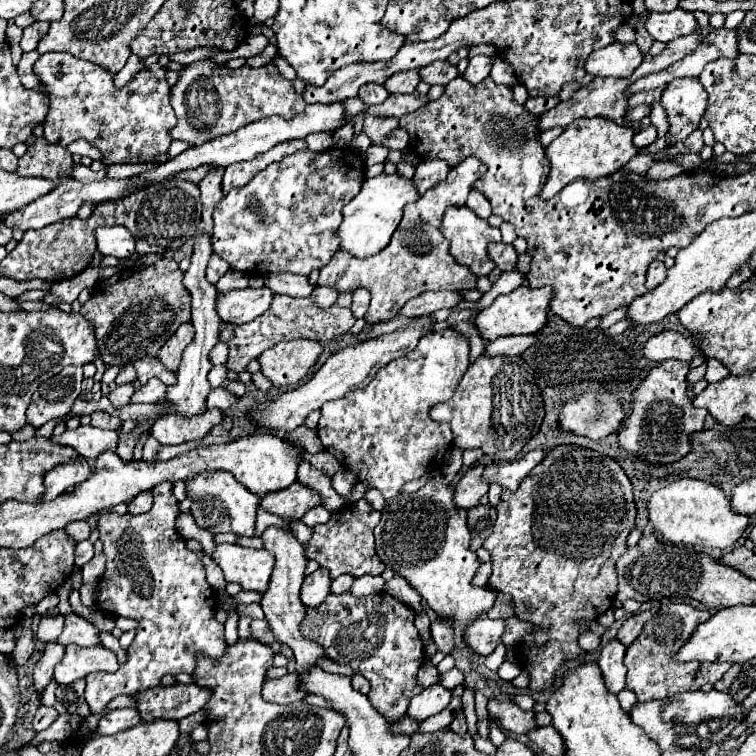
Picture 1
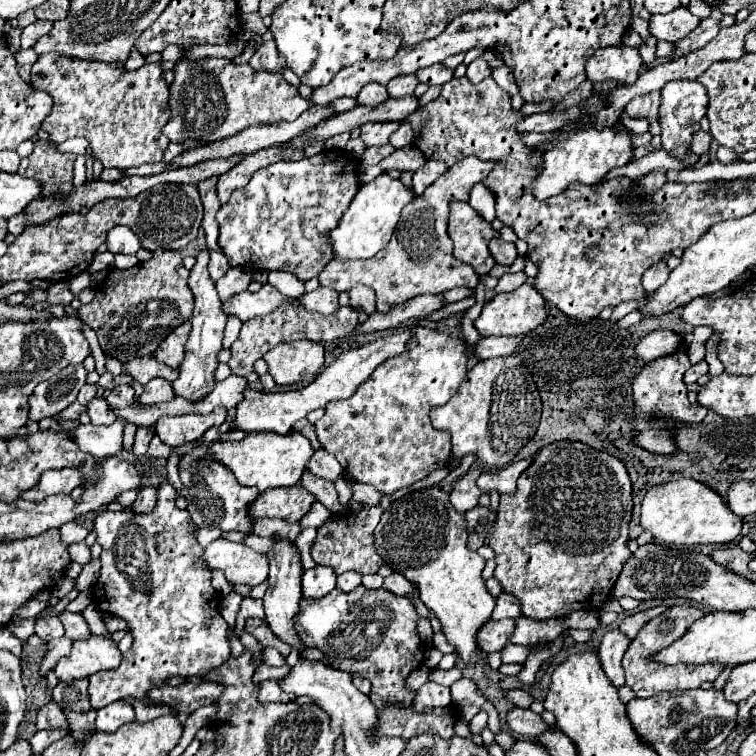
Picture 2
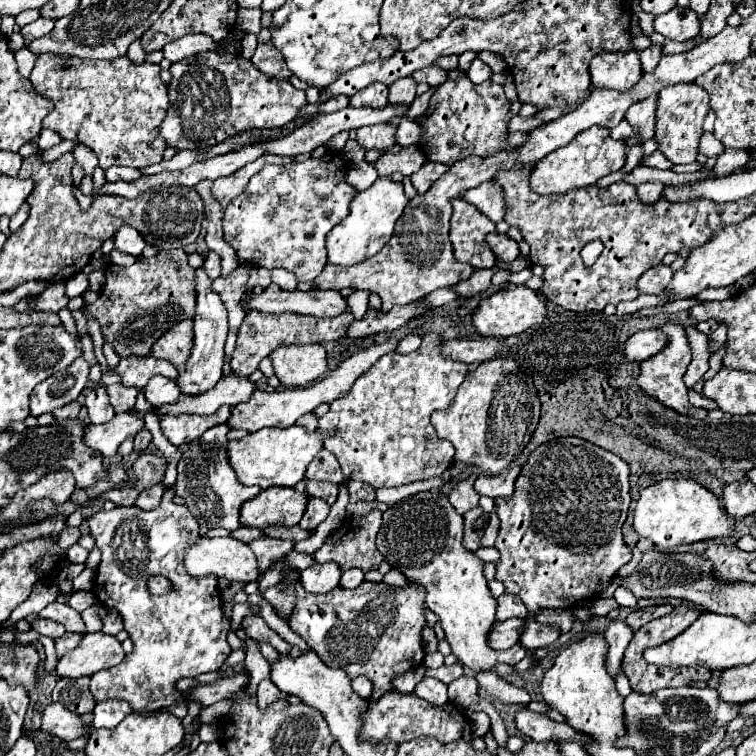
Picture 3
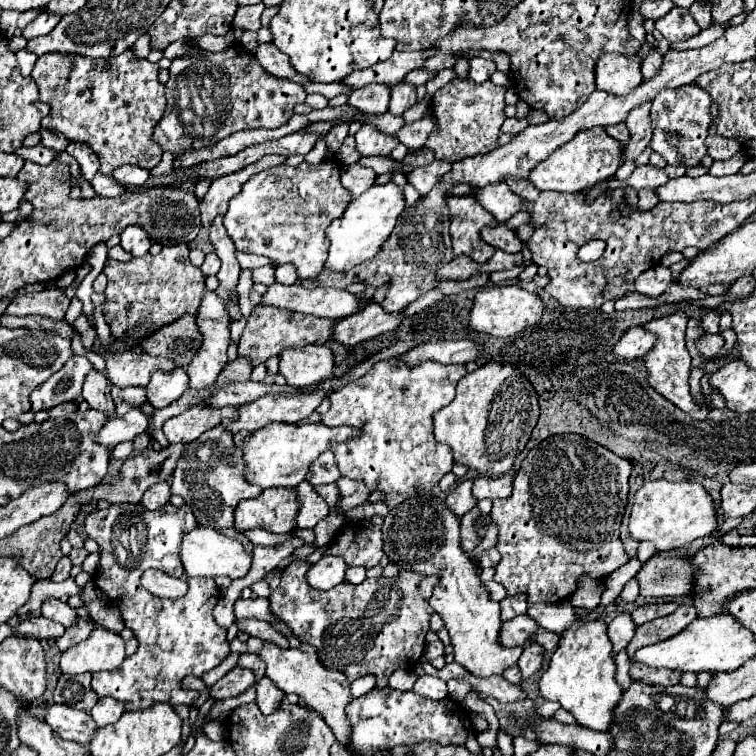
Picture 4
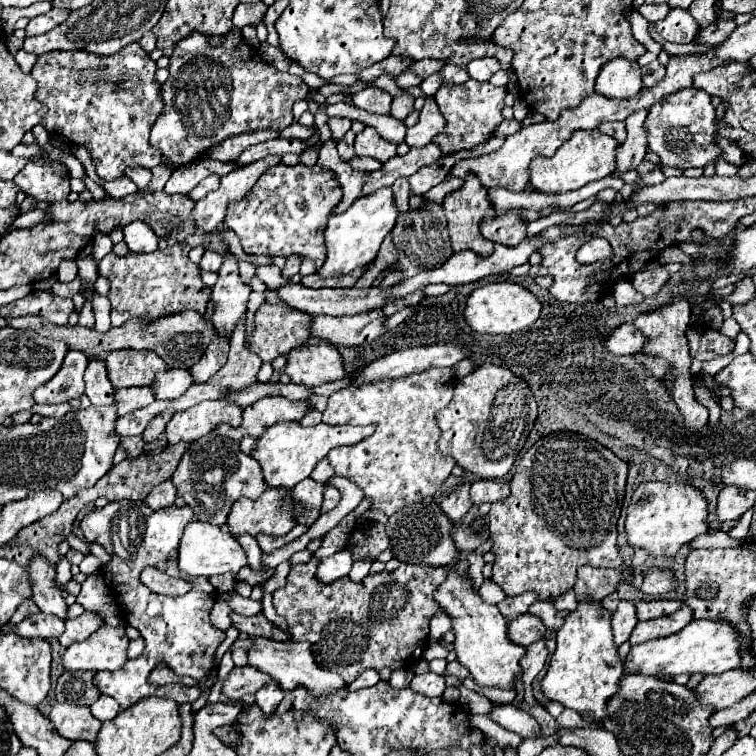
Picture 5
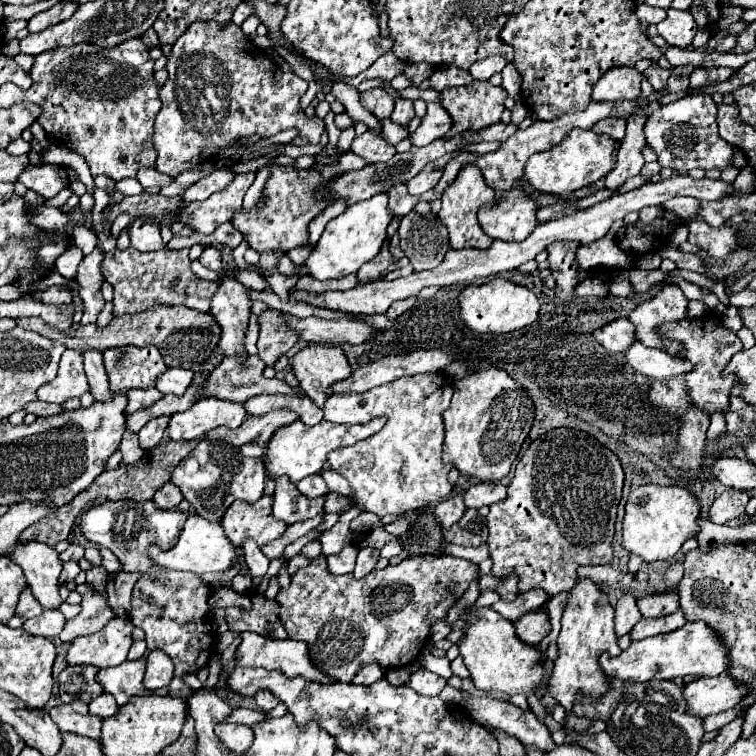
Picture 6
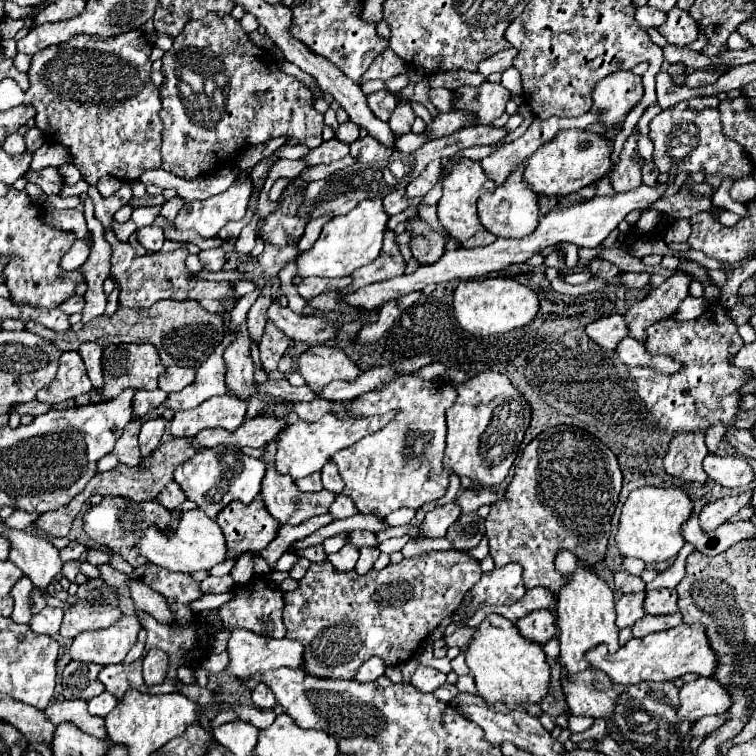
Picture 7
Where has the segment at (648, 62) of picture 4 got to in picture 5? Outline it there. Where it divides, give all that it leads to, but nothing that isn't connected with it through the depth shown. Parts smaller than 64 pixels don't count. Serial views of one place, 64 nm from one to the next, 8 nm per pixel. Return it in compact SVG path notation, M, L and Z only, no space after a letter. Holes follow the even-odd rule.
M654 60L652 64L648 64L648 66L642 68L642 82L648 88L656 86L664 76L666 76L666 68L662 64L658 64L658 60Z

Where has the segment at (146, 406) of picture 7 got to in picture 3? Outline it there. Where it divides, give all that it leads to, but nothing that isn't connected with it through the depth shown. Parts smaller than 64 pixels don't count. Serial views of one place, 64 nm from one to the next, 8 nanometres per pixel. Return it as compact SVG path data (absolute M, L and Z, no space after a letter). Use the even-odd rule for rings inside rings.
M110 384L106 390L110 394L110 402L116 412L132 410L136 404L136 398L140 394L140 388L126 388L122 384Z

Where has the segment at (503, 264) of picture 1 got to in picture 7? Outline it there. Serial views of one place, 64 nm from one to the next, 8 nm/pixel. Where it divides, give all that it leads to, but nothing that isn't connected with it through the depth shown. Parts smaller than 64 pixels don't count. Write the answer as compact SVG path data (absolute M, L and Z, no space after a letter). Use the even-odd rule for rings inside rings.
M520 162L516 166L516 170L504 180L504 184L496 186L492 192L484 192L478 198L480 212L496 212L495 214L483 214L481 224L484 226L484 221L488 223L490 220L492 221L493 217L493 221L496 220L496 236L500 236L500 238L522 238L522 236L534 232L534 228L538 226L538 220L540 220L538 196L522 180L522 172L524 172L524 162Z

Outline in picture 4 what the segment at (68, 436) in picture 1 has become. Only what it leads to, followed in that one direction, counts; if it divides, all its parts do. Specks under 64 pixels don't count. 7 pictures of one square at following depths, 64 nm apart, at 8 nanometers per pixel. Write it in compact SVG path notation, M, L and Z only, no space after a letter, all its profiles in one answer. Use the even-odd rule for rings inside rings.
M140 408L130 410L126 416L114 416L98 434L98 442L114 448L118 442L132 440L134 436L146 432L148 428L148 414L144 414Z

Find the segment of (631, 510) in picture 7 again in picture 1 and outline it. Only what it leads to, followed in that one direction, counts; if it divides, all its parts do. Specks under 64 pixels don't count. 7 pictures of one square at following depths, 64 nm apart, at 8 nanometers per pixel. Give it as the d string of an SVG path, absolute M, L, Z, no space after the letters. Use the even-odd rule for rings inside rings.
M682 478L656 490L648 500L648 524L654 528L654 534L676 546L704 546L704 548L730 548L746 530L748 516L740 516L732 510L730 500L716 486Z

